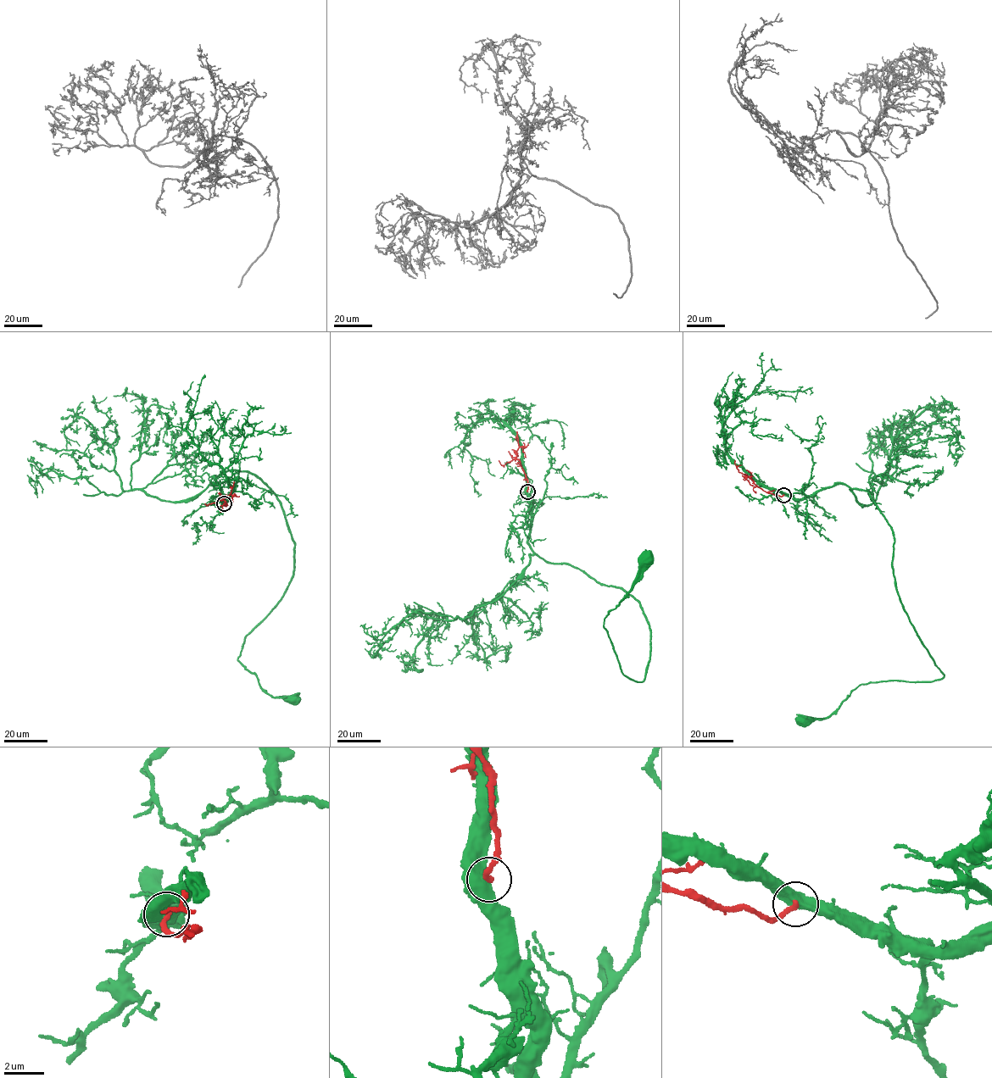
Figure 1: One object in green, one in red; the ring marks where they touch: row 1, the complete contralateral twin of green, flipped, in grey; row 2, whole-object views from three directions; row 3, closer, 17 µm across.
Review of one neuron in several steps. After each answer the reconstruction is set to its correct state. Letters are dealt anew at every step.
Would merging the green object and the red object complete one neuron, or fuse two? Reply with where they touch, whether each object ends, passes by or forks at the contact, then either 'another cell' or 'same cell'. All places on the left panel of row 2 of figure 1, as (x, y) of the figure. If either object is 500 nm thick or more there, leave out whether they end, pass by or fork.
place (224, 503); another cell

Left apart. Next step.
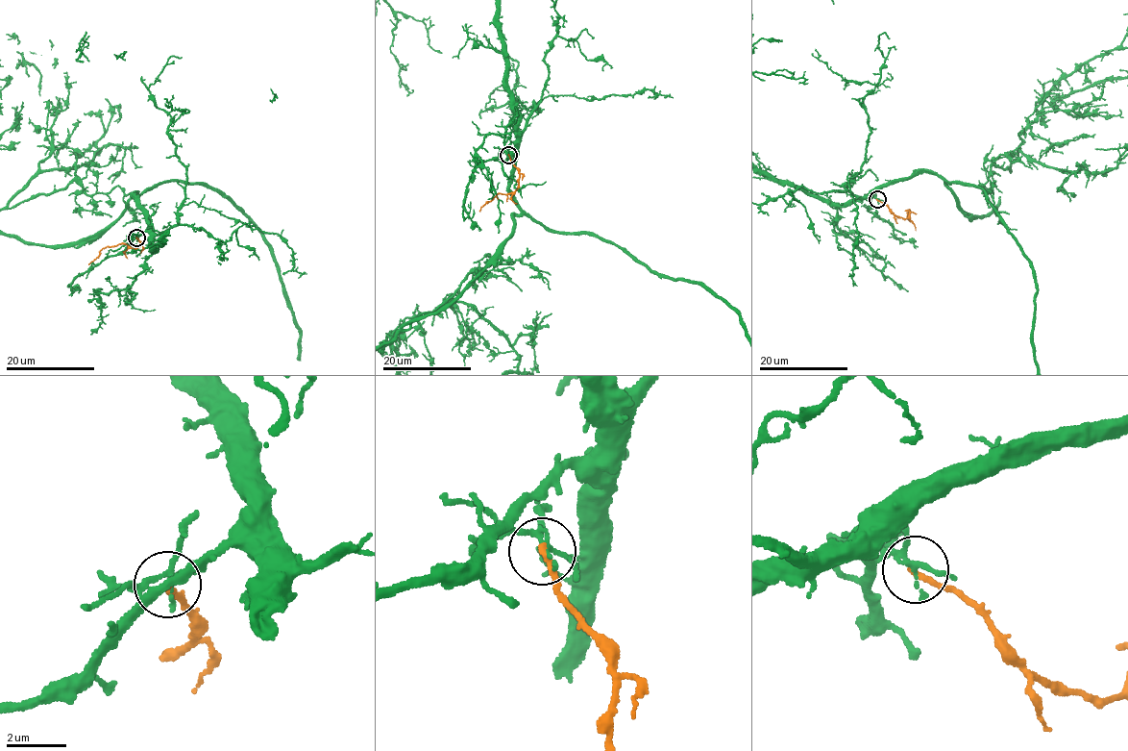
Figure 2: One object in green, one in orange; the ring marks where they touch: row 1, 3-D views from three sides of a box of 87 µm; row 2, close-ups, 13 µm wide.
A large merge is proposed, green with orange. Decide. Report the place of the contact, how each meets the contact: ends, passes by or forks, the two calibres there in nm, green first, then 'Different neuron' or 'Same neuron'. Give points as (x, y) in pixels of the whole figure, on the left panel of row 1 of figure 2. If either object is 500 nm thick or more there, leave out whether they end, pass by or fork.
Place: (136, 237). At the ring green forks. At the ring orange ends. Thickness 150 nm (green) against 200 nm. Different neuron

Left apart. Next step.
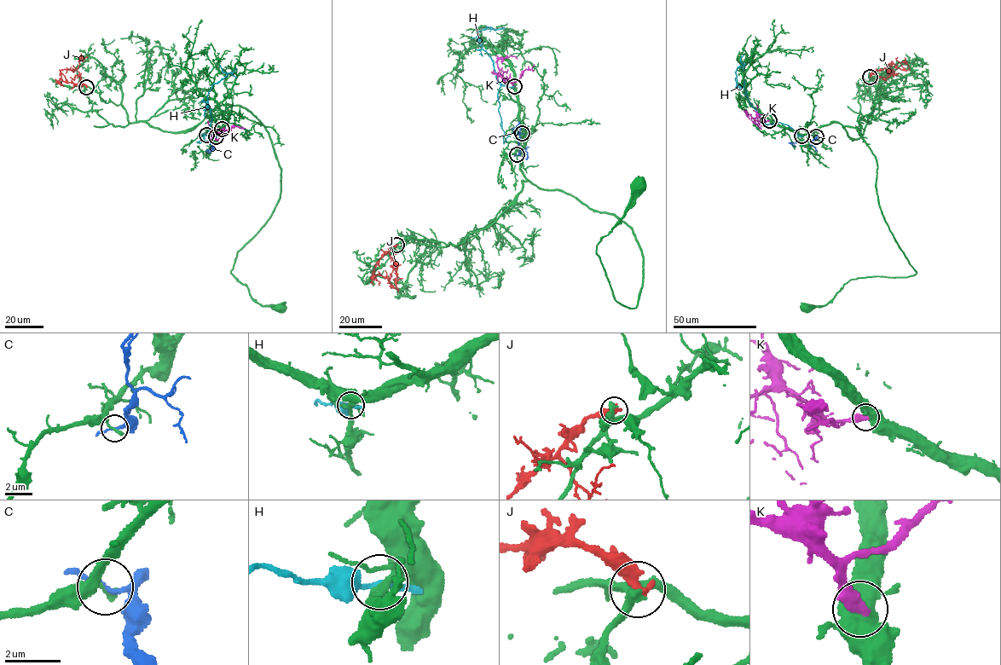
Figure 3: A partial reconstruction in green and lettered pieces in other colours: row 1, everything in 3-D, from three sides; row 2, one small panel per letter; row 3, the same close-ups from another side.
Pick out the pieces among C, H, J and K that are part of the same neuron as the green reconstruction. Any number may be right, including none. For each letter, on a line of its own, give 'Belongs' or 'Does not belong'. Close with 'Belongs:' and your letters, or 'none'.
C: Does not belong
H: Does not belong
J: Does not belong
K: Belongs
Belongs: K

